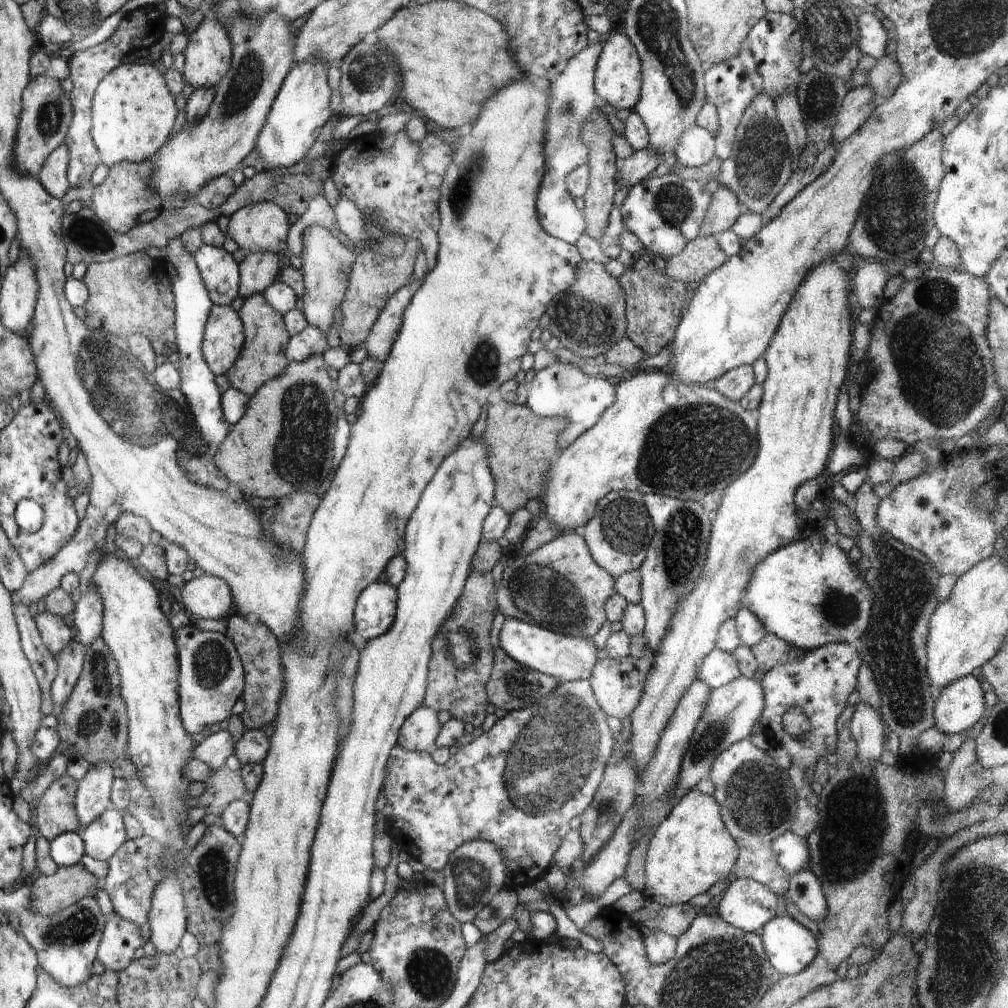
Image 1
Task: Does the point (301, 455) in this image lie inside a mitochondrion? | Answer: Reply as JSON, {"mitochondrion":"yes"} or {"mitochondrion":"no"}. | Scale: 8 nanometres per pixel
{"mitochondrion":"yes"}

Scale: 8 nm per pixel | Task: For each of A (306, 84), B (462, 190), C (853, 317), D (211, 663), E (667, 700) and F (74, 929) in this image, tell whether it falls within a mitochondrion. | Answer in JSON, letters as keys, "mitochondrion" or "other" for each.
{"A":"other","B":"mitochondrion","C":"other","D":"mitochondrion","E":"other","F":"mitochondrion"}

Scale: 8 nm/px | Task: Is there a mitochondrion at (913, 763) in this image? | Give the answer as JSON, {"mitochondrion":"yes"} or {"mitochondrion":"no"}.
{"mitochondrion":"no"}

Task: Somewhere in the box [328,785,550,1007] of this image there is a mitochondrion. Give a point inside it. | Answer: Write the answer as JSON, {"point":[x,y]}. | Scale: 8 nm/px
{"point":[428,971]}

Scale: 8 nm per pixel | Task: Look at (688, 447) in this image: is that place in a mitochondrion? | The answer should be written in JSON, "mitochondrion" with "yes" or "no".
{"mitochondrion":"yes"}

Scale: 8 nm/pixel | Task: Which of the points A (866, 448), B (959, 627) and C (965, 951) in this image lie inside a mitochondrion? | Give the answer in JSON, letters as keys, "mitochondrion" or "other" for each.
{"A":"other","B":"other","C":"mitochondrion"}

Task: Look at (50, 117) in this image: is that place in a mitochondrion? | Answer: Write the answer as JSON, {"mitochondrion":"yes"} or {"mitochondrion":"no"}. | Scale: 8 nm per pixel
{"mitochondrion":"yes"}

